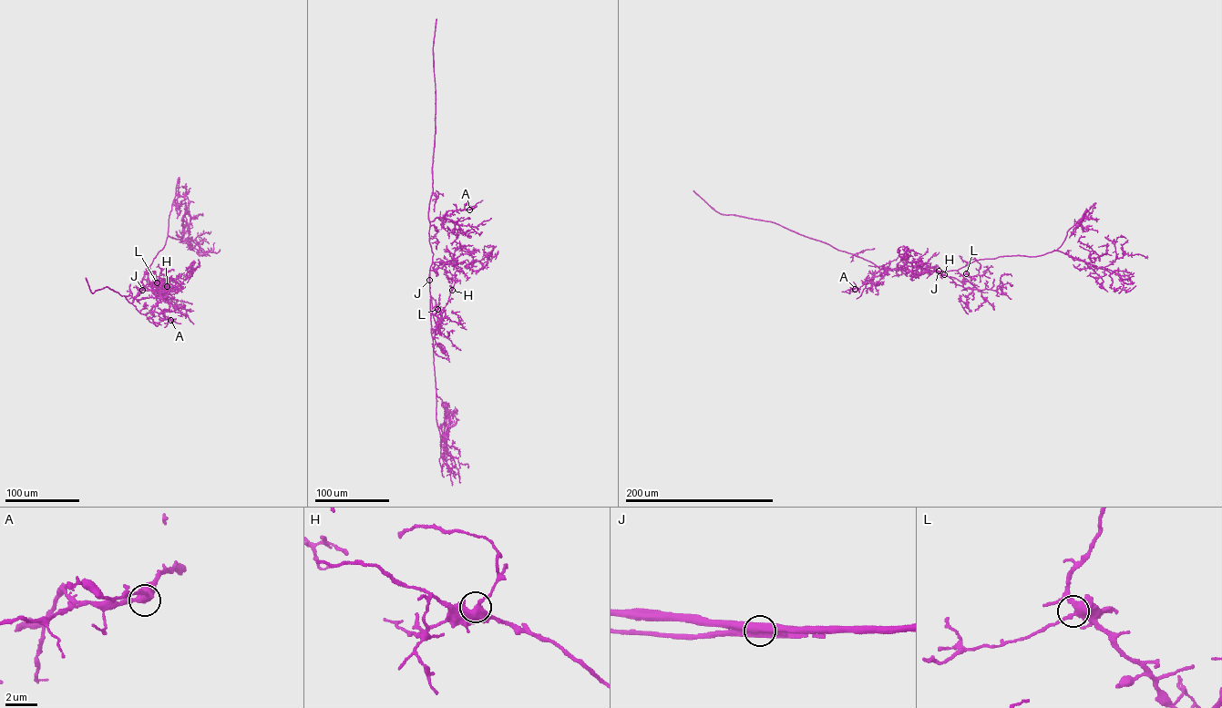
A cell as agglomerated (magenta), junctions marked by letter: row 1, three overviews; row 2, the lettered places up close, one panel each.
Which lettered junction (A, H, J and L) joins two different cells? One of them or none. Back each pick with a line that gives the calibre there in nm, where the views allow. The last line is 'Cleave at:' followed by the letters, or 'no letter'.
J: calibre 650 nm
Cleave at: J

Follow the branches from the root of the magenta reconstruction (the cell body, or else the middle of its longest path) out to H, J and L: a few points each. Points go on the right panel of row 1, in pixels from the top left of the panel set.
H: (924, 269), (957, 271), (977, 289), (963, 287), (944, 274)
J: (924, 269), (939, 271)
L: (924, 269), (957, 271), (970, 282), (971, 279), (966, 273)

